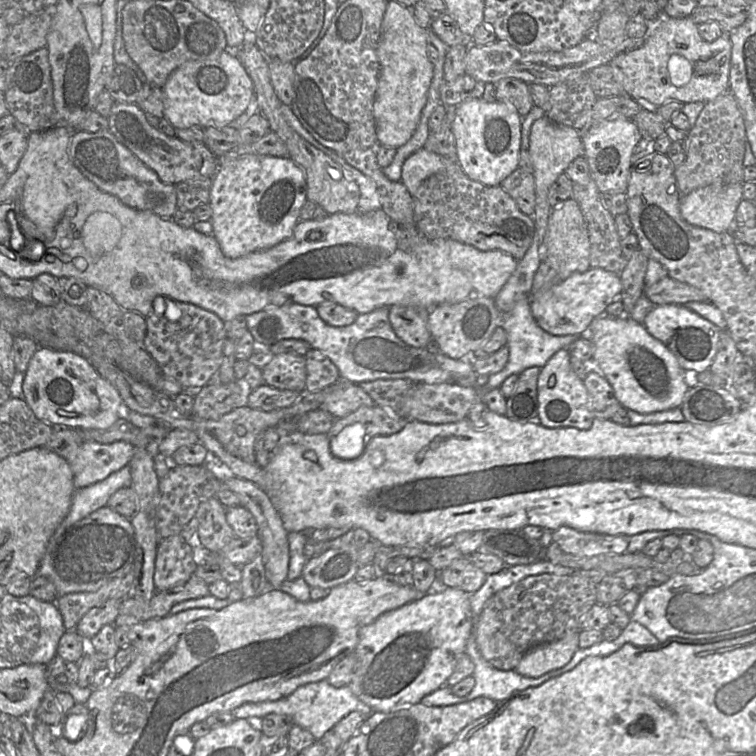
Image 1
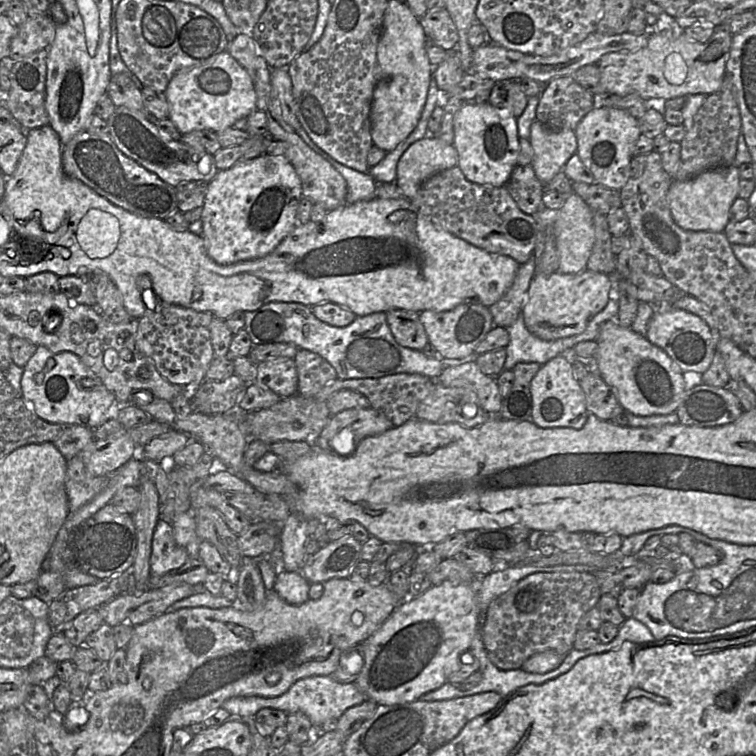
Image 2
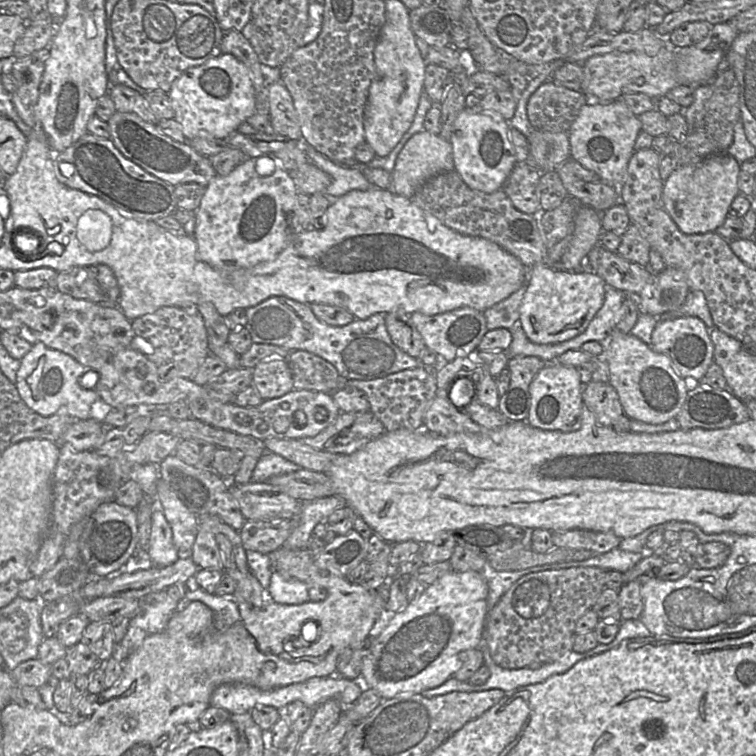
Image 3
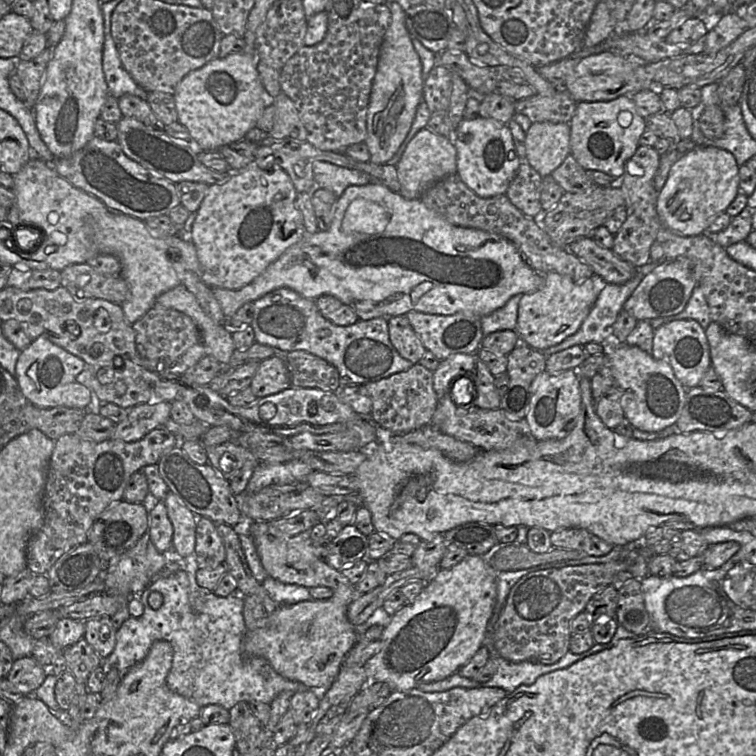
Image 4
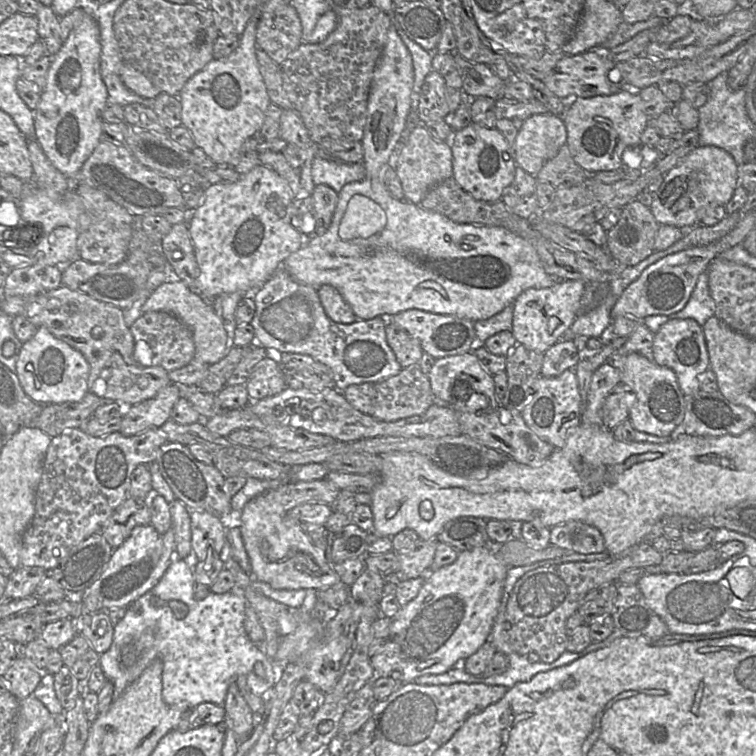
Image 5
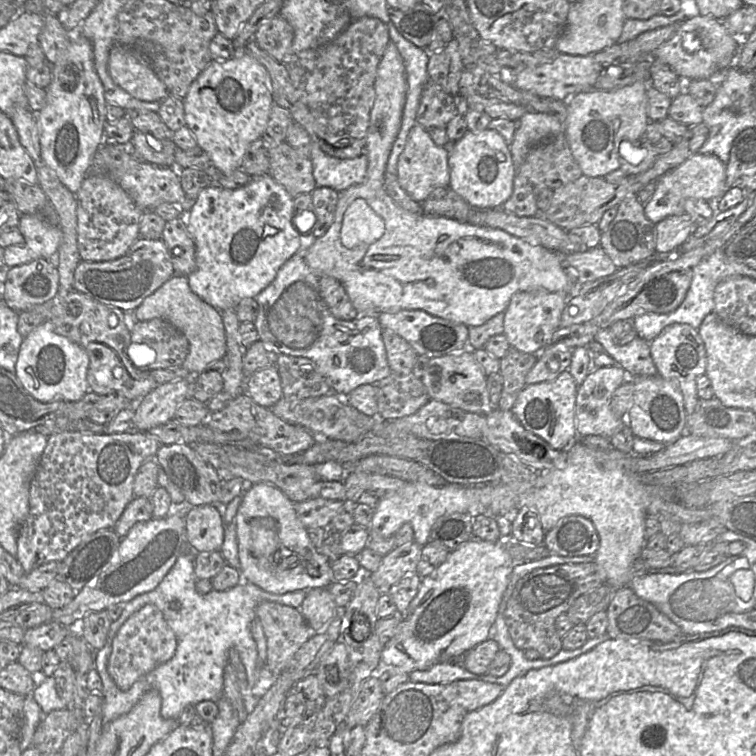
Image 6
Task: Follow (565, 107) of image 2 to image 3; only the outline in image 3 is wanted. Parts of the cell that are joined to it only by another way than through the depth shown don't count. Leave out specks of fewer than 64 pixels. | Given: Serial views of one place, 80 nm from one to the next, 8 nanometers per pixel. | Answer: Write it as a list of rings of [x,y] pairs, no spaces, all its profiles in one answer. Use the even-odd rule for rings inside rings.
[[[547,80],[530,96],[526,112],[533,128],[568,133],[586,103],[587,97],[583,92]]]

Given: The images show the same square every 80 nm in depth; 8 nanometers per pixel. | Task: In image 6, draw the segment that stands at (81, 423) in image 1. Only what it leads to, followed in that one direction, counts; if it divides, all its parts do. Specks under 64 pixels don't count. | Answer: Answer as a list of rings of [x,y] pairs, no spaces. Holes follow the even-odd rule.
[[[44,321],[23,339],[15,364],[15,375],[25,390],[41,403],[55,400],[75,402],[89,391],[86,350],[55,332],[51,321]]]

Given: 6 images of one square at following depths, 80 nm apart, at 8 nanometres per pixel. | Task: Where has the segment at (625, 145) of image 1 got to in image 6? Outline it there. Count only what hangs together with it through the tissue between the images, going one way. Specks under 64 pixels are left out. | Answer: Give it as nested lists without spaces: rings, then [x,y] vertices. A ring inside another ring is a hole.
[[[639,80],[612,91],[596,90],[574,95],[567,107],[565,134],[572,155],[584,175],[604,177],[619,169],[621,142],[634,144],[641,138],[650,122],[647,116],[647,84],[648,82]]]

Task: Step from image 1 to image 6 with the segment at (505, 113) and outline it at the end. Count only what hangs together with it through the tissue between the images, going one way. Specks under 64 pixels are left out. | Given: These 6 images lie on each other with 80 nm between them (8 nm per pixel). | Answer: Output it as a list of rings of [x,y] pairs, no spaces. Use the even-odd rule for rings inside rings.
[[[488,128],[478,132],[467,130],[460,140],[454,144],[448,142],[445,147],[449,149],[449,187],[473,208],[501,208],[512,194],[517,172],[503,137]]]

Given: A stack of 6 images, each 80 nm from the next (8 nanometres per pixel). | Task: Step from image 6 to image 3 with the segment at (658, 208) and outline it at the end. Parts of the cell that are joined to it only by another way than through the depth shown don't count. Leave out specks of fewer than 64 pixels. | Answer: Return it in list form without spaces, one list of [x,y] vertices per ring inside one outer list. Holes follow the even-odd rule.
[[[728,153],[711,155],[696,164],[680,165],[664,181],[662,200],[667,213],[685,234],[715,232],[728,216],[730,205],[739,194],[740,164]]]

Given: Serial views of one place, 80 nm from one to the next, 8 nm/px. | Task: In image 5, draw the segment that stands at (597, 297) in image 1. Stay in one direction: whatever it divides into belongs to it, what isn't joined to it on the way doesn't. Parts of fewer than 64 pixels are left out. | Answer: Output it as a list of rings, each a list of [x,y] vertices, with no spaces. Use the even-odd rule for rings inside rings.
[[[557,280],[548,288],[529,288],[513,302],[511,332],[517,344],[544,353],[558,342],[580,314],[580,301],[586,284],[581,280]]]

